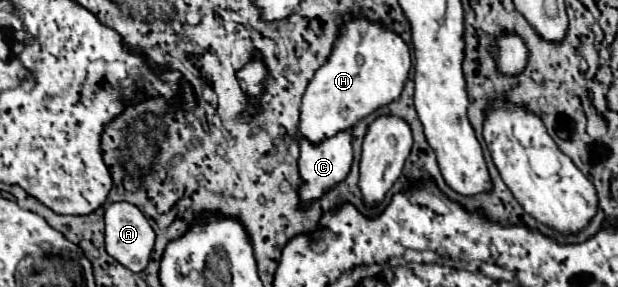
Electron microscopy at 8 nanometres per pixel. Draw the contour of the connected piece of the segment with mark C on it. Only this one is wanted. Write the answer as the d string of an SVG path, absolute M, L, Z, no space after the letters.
M342 131L336 137L330 137L318 145L308 143L306 139L300 139L300 209L306 209L310 203L322 199L330 189L338 187L350 171L352 165L352 137L350 131Z

